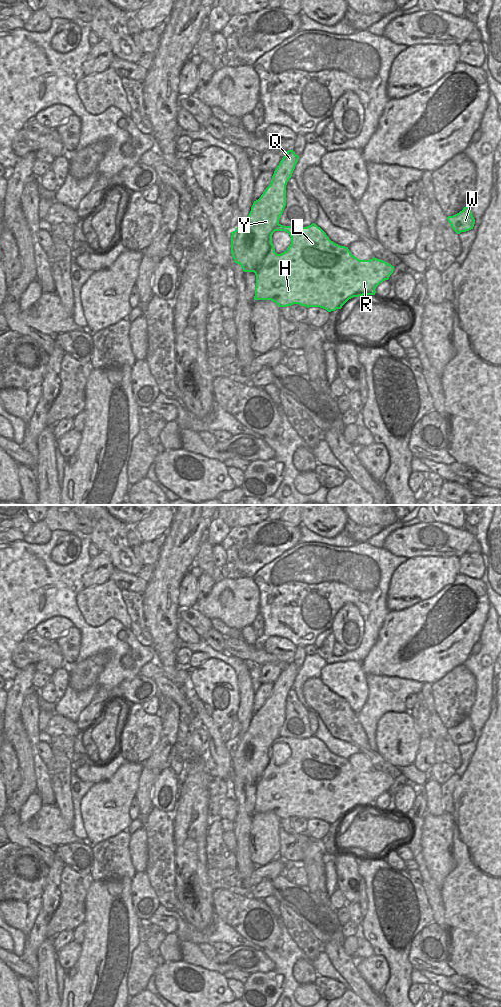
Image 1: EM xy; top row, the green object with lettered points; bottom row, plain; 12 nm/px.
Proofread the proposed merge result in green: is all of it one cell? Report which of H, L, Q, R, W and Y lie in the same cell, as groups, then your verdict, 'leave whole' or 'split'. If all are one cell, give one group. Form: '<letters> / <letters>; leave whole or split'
H L R W / Q Y; split

